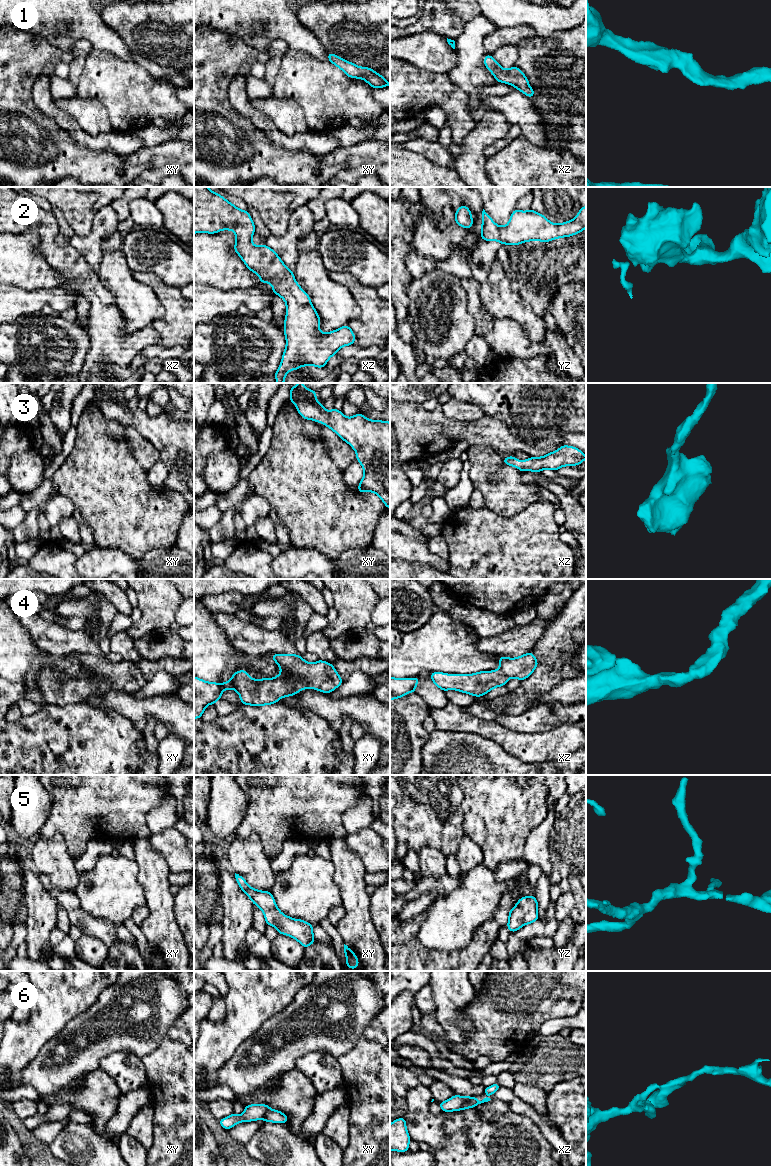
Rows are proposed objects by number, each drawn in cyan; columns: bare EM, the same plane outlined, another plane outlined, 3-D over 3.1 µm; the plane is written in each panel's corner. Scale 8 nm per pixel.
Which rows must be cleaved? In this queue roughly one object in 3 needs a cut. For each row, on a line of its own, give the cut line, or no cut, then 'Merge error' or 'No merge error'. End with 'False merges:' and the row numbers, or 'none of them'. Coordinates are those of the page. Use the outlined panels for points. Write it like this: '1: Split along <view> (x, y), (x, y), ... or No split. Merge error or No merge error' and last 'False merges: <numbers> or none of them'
1: No split. No merge error
2: No split. No merge error
3: No split. No merge error
4: No split. No merge error
5: No split. No merge error
6: Split along xz (474, 1096), (458, 1109). Merge error
False merges: 6

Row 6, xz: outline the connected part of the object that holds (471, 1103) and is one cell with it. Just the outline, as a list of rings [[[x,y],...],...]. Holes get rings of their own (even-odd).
[[[472,1097],[470,1100],[465,1102],[464,1104],[462,1104],[462,1106],[460,1107],[459,1110],[465,1110],[465,1109],[468,1109],[468,1108],[473,1108],[478,1104],[488,1102],[490,1100],[491,1100],[490,1098],[486,1097],[482,1101],[479,1101],[476,1097]]]

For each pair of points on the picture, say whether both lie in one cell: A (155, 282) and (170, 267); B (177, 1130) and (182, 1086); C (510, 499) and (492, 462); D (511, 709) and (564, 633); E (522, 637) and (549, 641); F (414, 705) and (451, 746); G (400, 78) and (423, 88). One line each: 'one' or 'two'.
A: two
B: one
C: one
D: one
E: two
F: two
G: one

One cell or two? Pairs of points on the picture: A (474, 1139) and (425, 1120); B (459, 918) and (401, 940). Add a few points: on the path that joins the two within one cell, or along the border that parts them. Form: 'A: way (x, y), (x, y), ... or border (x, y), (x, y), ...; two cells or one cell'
A: way (469, 1125), (447, 1124), (440, 1120); one cell
B: border (425, 912), (418, 939), (435, 950); two cells

